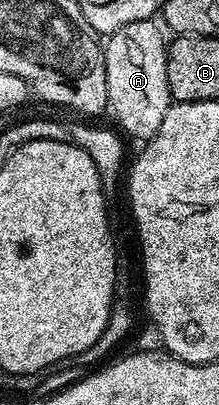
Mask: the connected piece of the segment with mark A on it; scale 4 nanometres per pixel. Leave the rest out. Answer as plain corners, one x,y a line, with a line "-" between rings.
153,19
132,22
120,30
109,33
105,41
104,66
107,70
107,102
108,112
114,115
119,129
127,137
135,136
139,142
151,140
160,130
160,122
164,122
164,114
168,114
171,106
170,91
168,90
168,74
166,73
166,46
167,41
162,40
163,29

